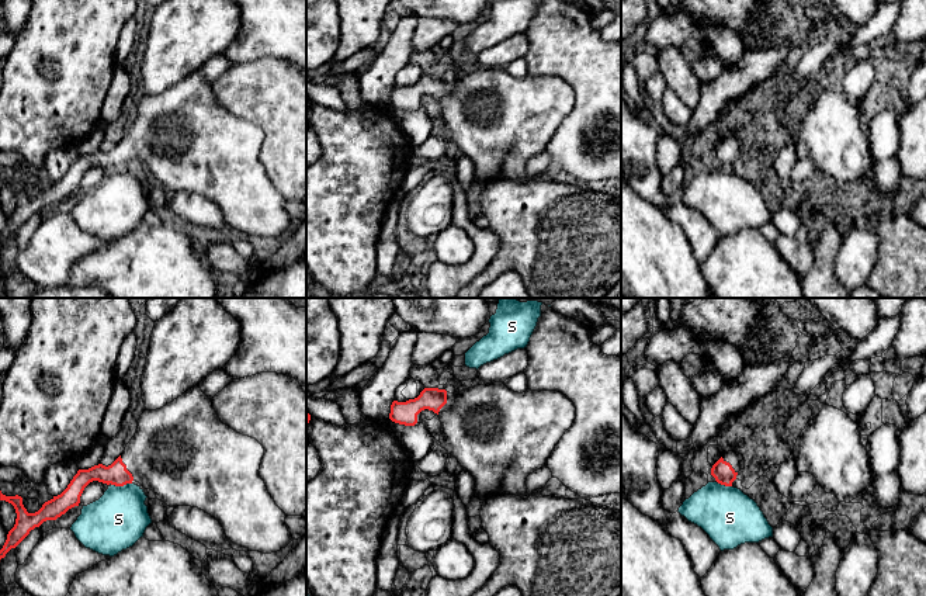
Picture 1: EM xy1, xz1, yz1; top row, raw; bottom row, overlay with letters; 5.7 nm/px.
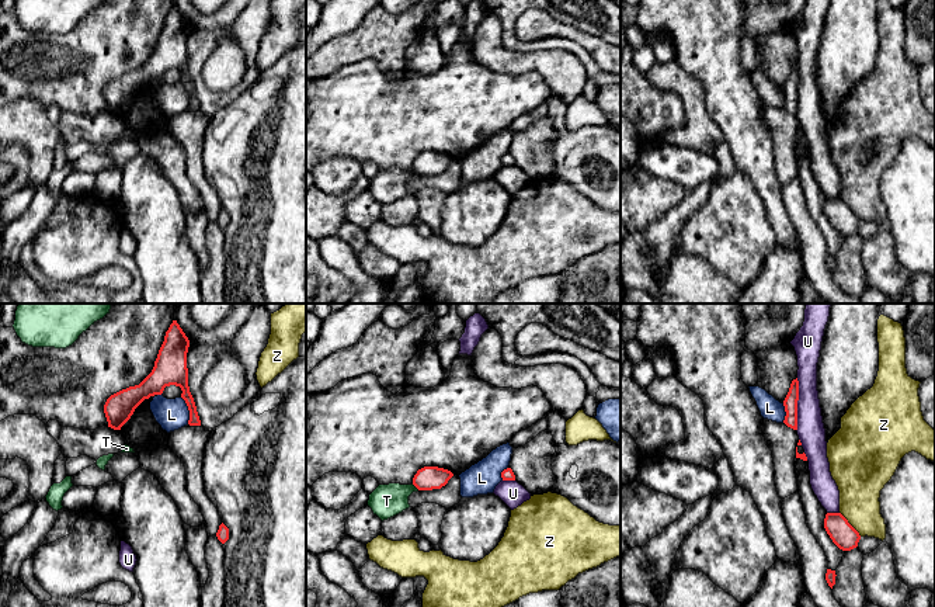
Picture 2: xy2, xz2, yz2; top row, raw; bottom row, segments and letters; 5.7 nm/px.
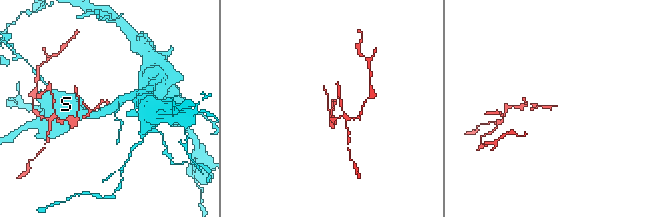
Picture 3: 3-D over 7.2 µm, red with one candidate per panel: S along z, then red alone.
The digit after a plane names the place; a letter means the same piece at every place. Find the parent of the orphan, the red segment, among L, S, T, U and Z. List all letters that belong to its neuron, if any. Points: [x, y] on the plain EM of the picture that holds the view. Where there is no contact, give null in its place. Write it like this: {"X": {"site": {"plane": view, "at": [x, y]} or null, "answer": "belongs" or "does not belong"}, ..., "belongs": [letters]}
{"L": {"site": {"plane": "xy2", "at": [188, 94]}, "answer": "does not belong"}, "S": {"site": {"plane": "xy1", "at": [121, 170]}, "answer": "does not belong"}, "T": {"site": {"plane": "xz2", "at": [416, 172]}, "answer": "does not belong"}, "U": {"site": {"plane": "yz2", "at": [796, 90]}, "answer": "does not belong"}, "Z": {"site": {"plane": "yz2", "at": [850, 210]}, "answer": "does not belong"}, "belongs": []}

